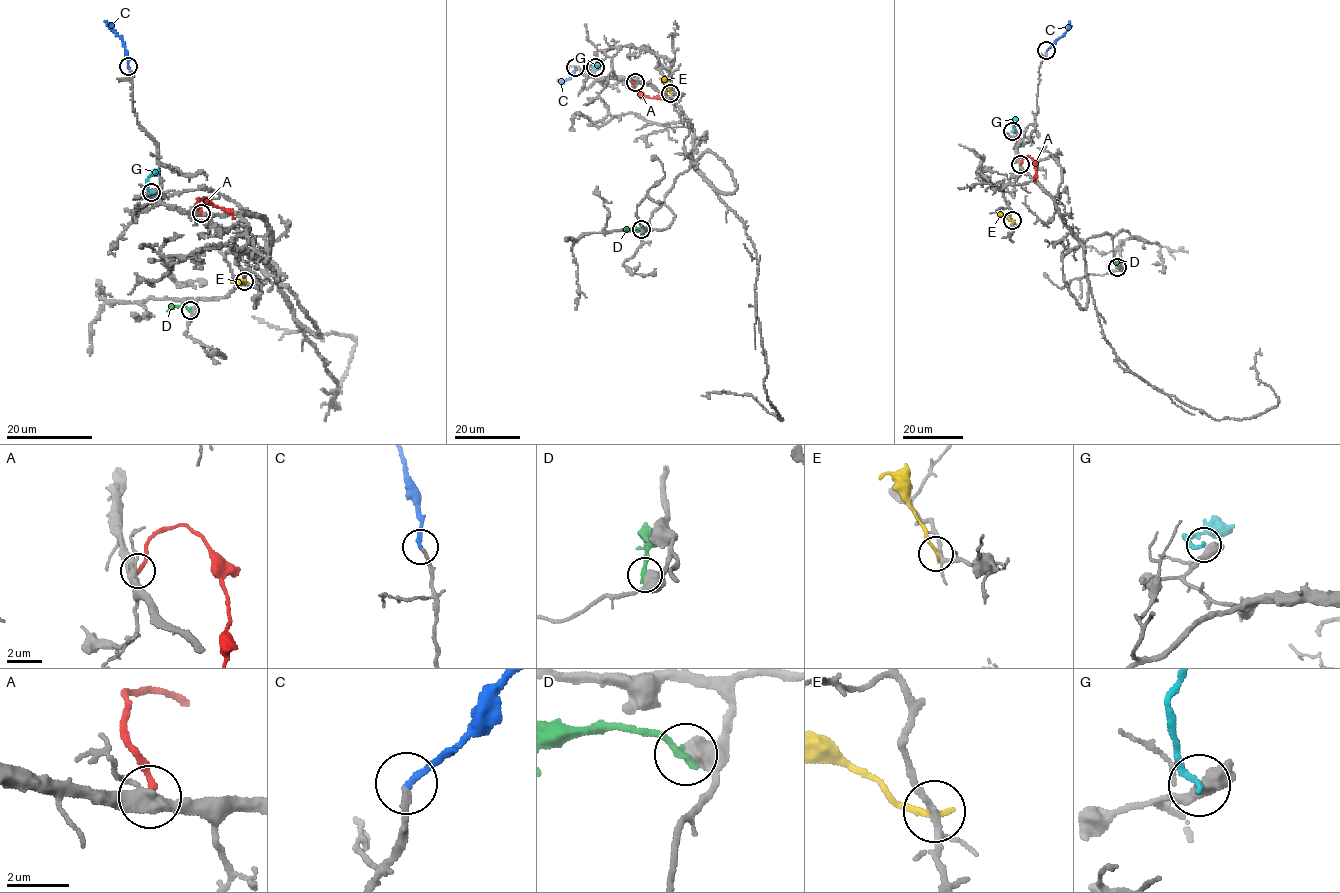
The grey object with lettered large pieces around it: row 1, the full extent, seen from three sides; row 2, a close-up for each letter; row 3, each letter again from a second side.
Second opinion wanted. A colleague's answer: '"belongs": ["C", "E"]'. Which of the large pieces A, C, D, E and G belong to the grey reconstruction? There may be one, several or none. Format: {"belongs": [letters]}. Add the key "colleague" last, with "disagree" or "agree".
{"belongs": ["C"], "colleague": "disagree"}

